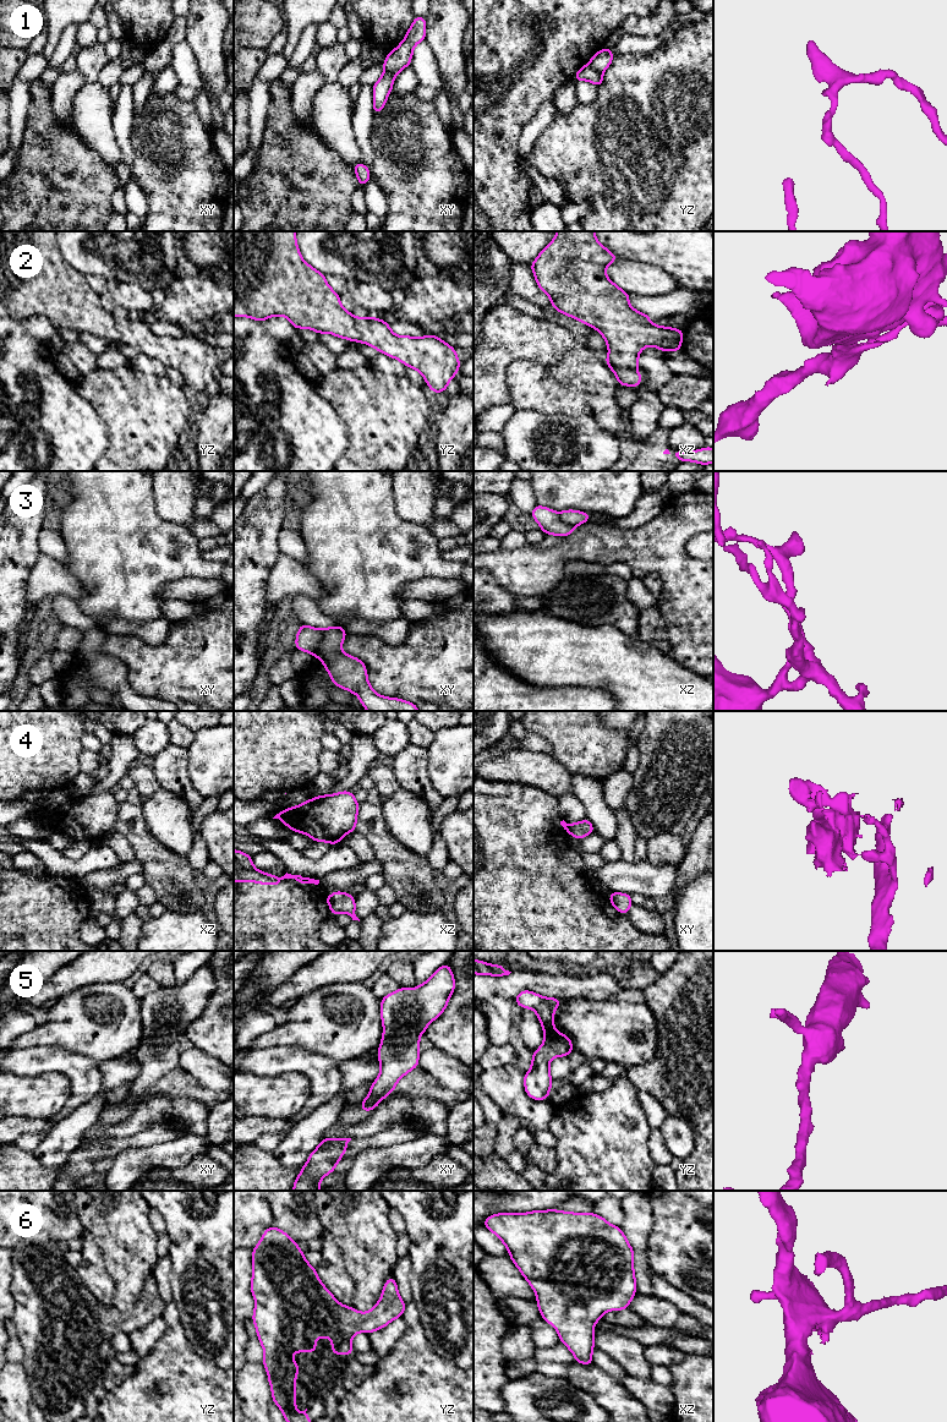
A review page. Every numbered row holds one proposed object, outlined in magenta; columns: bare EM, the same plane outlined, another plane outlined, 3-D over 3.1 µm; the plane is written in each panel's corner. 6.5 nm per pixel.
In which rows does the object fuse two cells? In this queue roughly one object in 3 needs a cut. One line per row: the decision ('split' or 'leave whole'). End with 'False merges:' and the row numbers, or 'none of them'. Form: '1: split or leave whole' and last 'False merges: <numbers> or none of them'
1: split
2: leave whole
3: split
4: split
5: leave whole
6: leave whole
False merges: 1, 3, 4

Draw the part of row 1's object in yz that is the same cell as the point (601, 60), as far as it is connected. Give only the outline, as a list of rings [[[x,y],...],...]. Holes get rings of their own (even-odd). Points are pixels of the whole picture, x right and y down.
[[[606,47],[592,55],[589,65],[600,75],[603,75],[607,67],[612,64],[613,59],[614,55],[612,54],[611,48]]]

